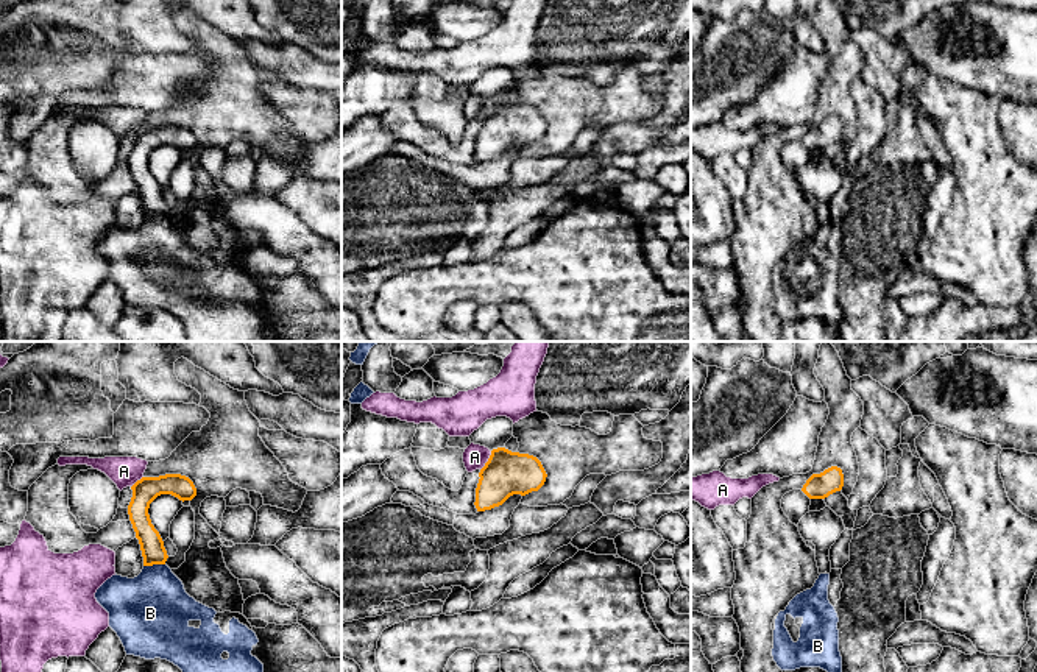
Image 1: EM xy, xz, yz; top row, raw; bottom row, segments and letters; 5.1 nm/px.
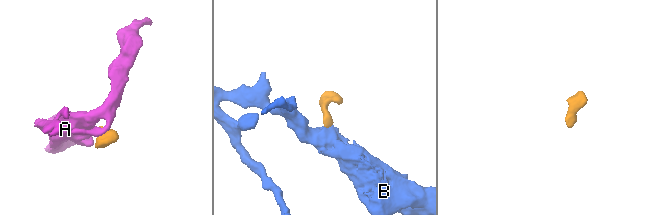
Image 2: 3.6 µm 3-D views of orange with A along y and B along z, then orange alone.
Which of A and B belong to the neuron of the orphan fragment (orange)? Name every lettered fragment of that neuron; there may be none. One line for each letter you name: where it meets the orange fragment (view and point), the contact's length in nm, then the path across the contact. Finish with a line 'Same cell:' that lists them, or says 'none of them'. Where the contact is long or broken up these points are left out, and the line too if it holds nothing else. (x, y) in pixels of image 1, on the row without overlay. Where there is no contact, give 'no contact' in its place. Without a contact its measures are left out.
Same cell: none of them

